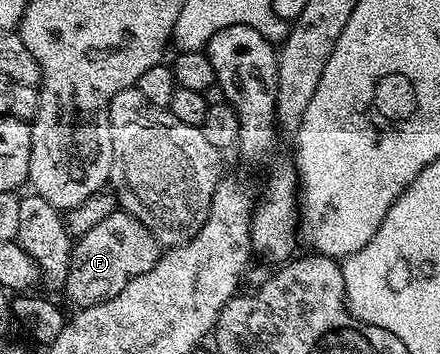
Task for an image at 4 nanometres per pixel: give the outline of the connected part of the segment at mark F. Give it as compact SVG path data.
M118 209L106 221L98 221L90 233L75 240L66 292L76 305L101 303L118 294L131 279L149 271L161 254L156 238L134 216Z

